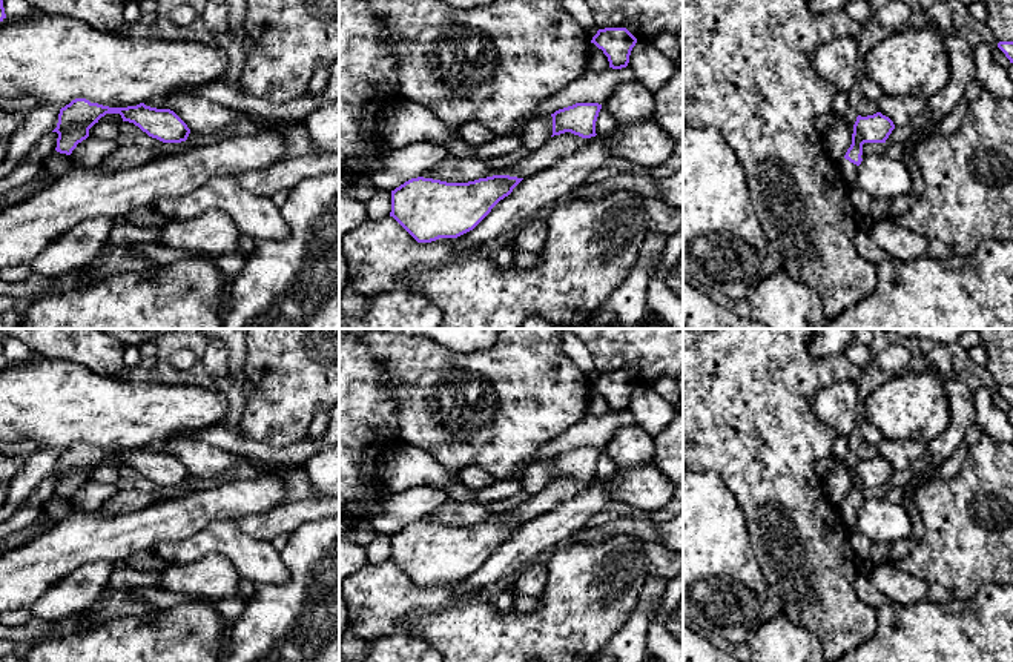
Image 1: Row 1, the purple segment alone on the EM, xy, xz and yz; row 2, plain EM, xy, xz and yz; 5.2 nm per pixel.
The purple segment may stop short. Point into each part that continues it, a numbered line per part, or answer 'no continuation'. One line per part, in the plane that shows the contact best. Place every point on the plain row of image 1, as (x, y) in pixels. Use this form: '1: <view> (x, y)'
1: yz (849, 515)

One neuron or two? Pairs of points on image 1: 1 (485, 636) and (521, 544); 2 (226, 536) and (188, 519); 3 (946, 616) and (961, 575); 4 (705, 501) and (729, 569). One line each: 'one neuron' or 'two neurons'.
1: two neurons
2: two neurons
3: two neurons
4: one neuron

